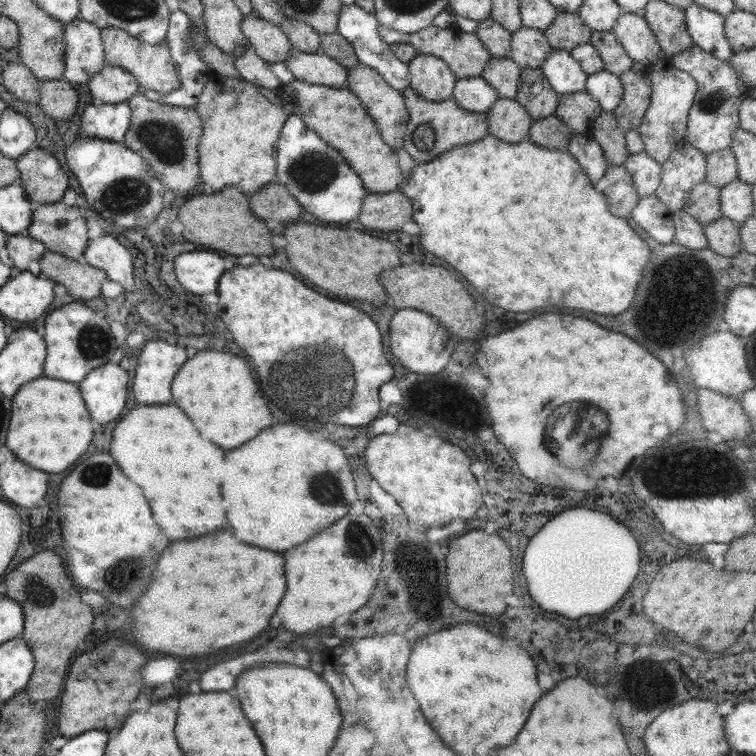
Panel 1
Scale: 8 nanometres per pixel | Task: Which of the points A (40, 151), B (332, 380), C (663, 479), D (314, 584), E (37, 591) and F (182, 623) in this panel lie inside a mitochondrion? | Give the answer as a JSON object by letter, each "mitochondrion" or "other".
{"A":"other","B":"mitochondrion","C":"mitochondrion","D":"other","E":"mitochondrion","F":"other"}

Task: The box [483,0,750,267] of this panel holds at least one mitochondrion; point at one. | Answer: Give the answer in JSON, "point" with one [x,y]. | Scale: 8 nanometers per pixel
{"point":[715,100]}

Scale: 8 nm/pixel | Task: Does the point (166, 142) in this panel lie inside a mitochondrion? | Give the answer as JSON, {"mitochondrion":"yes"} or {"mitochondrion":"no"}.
{"mitochondrion":"yes"}

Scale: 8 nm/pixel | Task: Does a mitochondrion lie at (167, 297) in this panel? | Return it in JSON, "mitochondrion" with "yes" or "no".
{"mitochondrion":"no"}

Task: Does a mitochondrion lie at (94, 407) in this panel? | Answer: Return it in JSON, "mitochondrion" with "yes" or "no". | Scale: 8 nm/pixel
{"mitochondrion":"no"}

